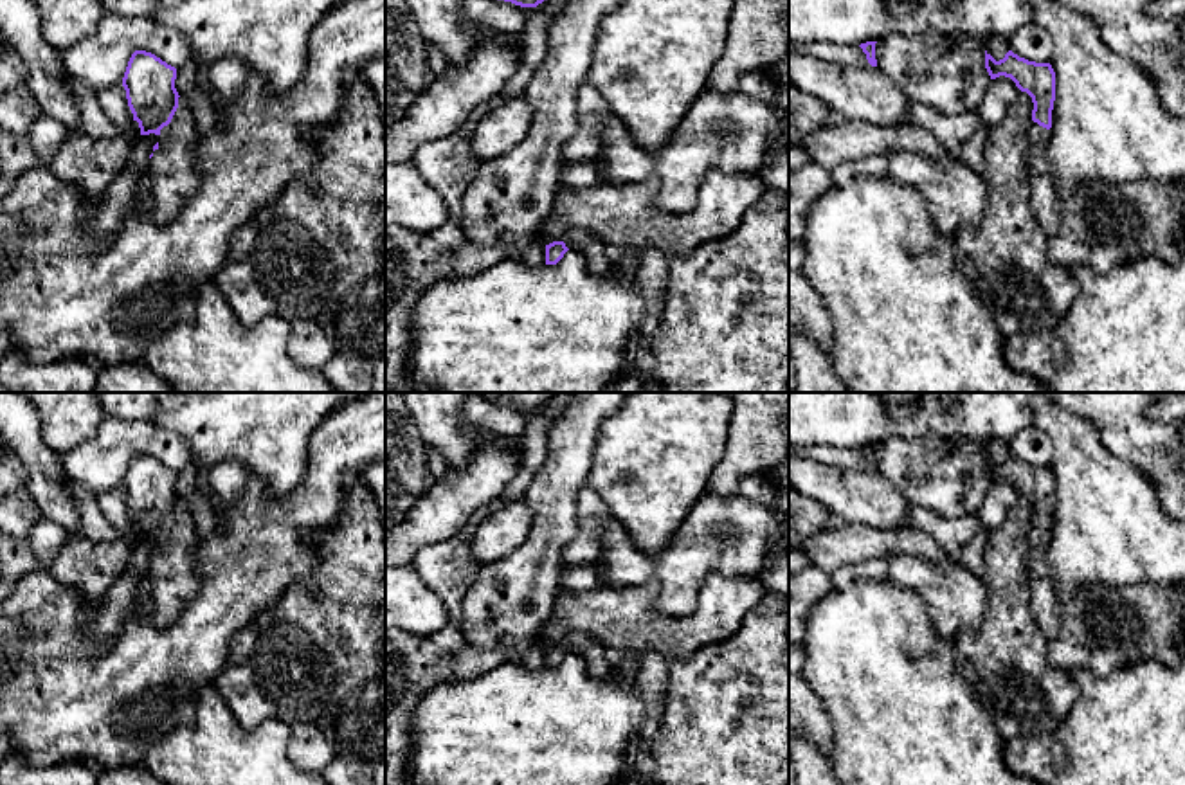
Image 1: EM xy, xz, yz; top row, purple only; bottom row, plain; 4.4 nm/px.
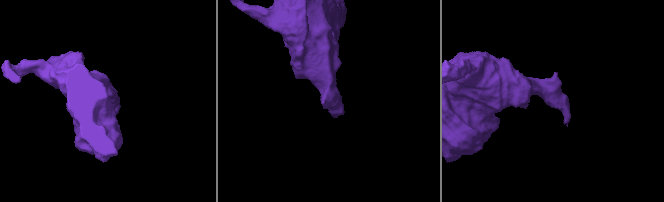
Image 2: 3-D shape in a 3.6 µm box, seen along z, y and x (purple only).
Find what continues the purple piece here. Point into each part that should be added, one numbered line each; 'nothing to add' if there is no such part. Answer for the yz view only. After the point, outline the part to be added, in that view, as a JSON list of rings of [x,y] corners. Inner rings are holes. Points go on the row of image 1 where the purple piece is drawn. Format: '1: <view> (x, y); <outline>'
1: yz (1103, 224); [[[1034,122],[1028,131],[1030,207],[1050,241],[1050,257],[1072,268],[1086,263],[1100,274],[1145,256],[1158,256],[1178,265],[1185,247],[1183,180],[1138,180],[1115,184],[1091,180],[1070,196],[1057,191],[1055,171],[1048,155],[1050,130]]]

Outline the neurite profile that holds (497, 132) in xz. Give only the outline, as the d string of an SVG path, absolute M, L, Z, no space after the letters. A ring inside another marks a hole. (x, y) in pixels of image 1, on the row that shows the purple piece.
M524 95L513 97L477 122L468 149L479 162L497 158L522 140L531 121L531 104Z

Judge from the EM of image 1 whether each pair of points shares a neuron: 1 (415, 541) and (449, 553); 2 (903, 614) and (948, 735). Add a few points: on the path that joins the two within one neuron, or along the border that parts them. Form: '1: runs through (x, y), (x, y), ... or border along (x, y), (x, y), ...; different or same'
1: border along (465, 526), (451, 539), (425, 546), (409, 562); different
2: runs through (901, 645), (901, 688), (917, 704); same

